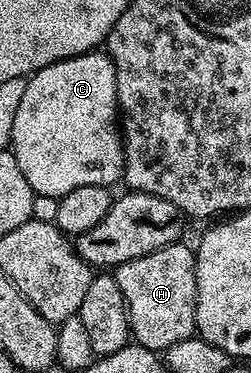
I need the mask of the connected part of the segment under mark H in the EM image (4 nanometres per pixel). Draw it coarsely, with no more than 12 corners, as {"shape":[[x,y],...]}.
{"shape":[[191,245],[119,264],[133,339],[162,354],[195,335]]}

